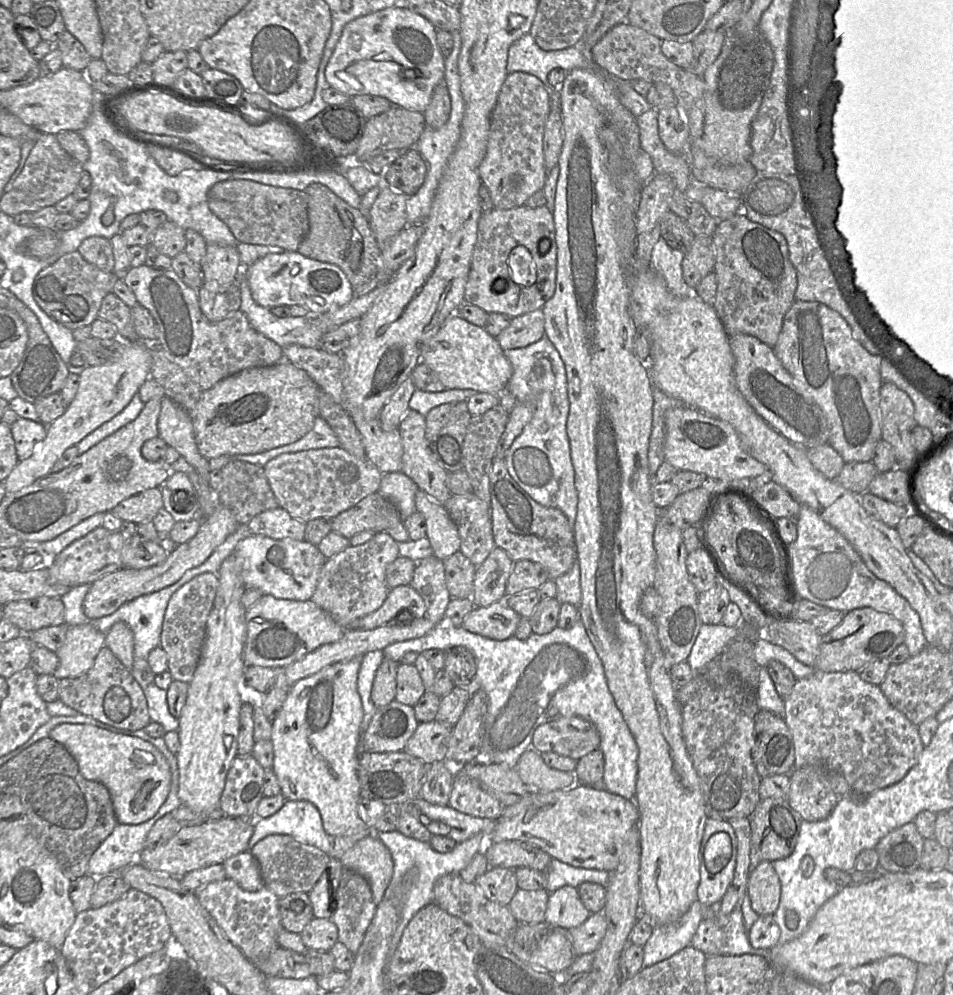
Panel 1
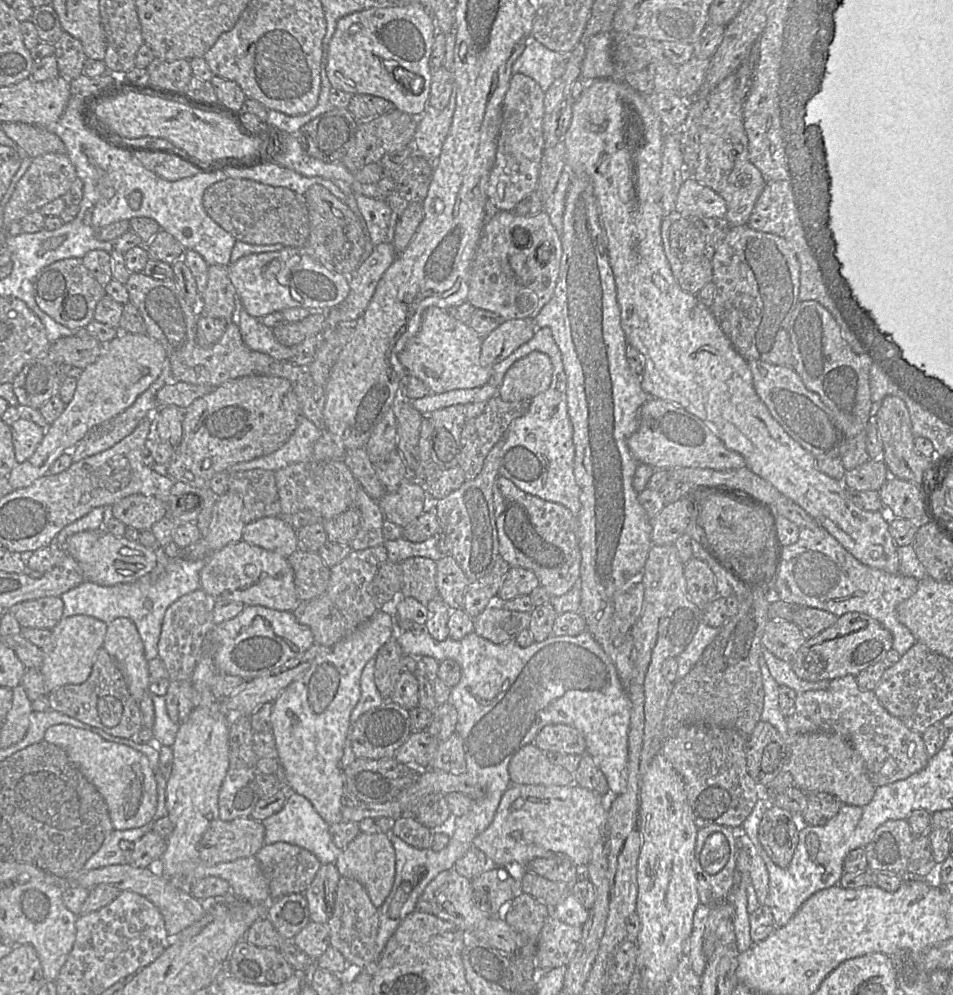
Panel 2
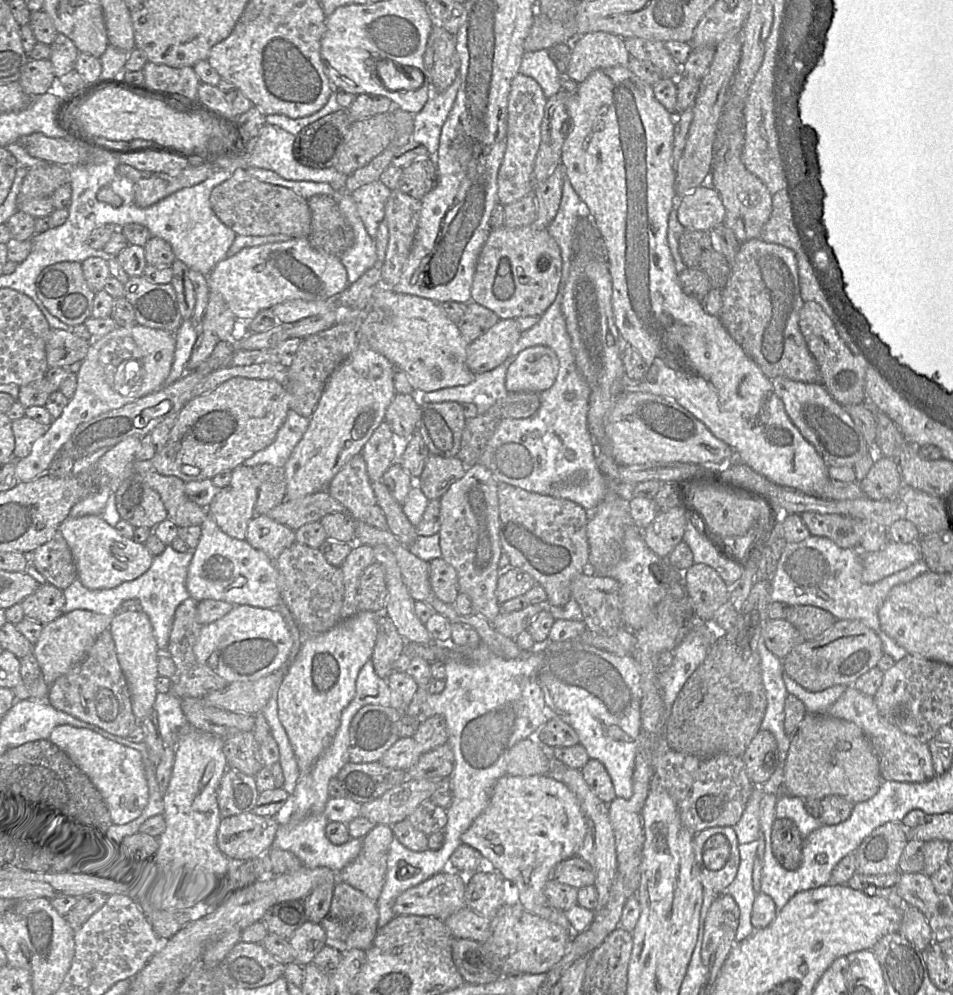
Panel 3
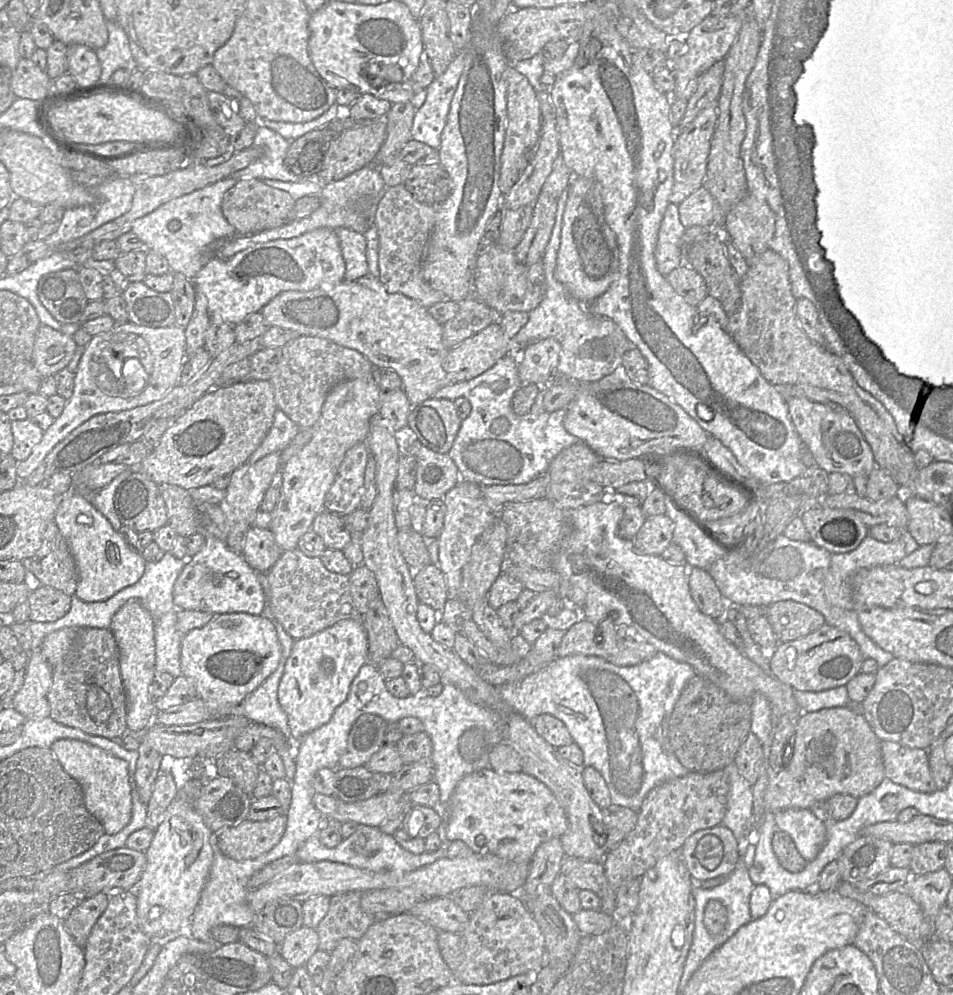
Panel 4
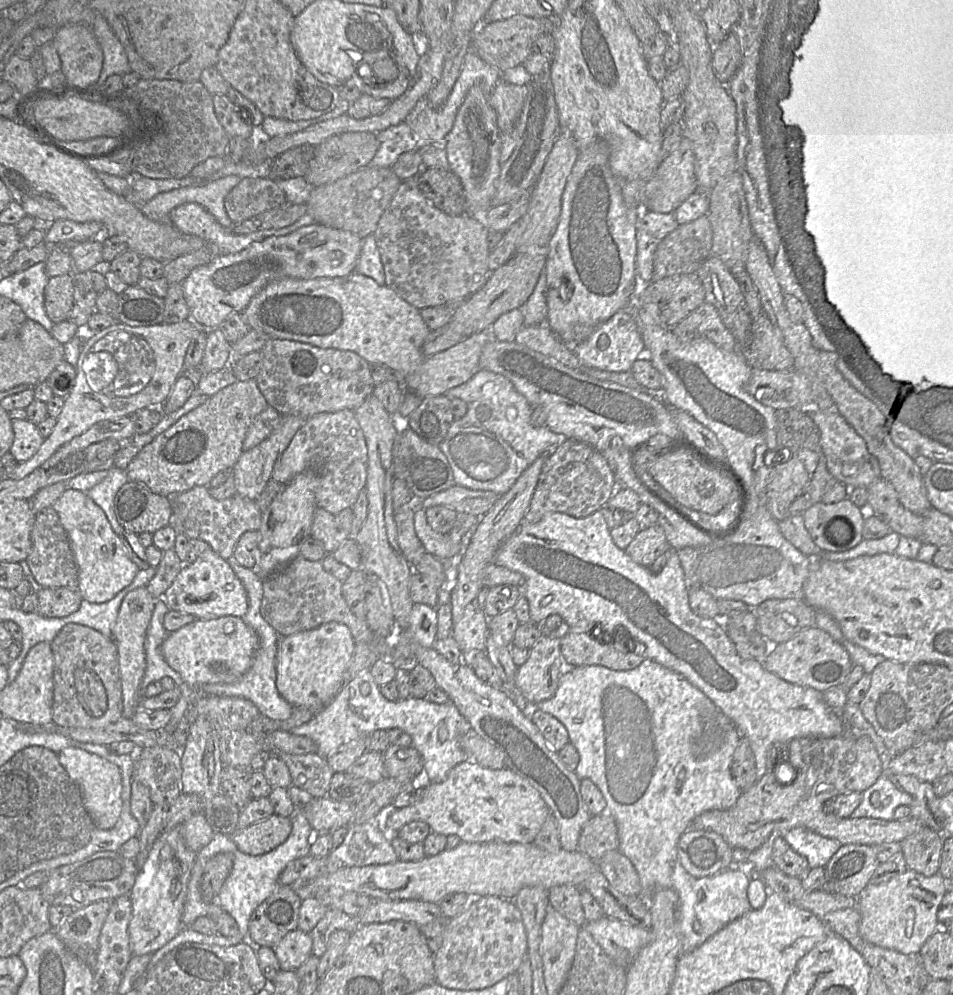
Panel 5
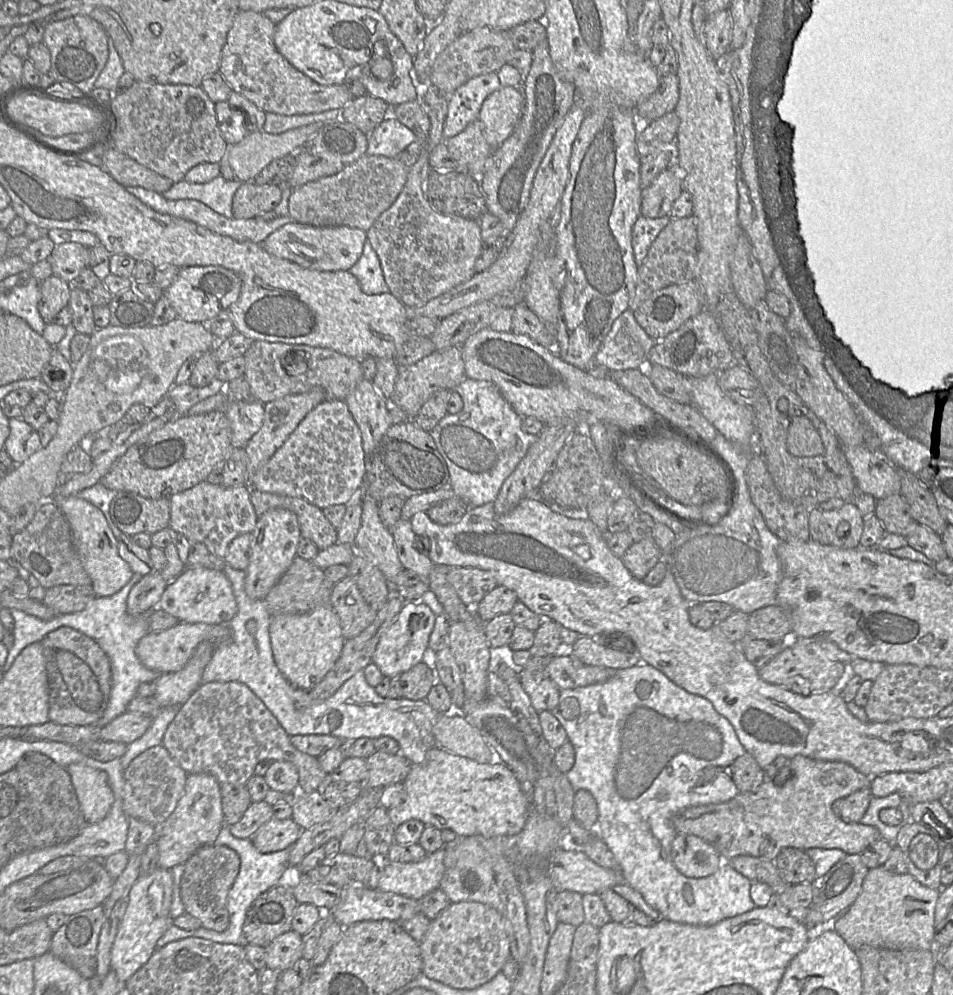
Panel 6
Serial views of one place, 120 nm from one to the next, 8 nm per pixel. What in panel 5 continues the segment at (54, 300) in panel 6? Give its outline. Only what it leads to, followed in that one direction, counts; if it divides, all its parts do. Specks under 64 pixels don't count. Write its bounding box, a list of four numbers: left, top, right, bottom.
[44,273,74,320]

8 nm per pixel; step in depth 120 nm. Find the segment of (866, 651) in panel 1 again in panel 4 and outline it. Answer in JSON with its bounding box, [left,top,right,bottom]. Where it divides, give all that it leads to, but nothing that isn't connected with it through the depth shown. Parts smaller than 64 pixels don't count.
[768,624,864,692]

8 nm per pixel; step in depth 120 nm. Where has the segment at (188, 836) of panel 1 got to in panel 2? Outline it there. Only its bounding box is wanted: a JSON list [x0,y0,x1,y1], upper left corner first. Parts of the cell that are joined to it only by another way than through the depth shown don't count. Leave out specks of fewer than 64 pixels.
[199,816,265,865]

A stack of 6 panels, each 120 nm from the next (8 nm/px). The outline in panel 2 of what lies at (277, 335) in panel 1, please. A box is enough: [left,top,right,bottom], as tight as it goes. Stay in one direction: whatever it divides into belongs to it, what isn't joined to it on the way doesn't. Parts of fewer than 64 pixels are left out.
[236,308,292,361]

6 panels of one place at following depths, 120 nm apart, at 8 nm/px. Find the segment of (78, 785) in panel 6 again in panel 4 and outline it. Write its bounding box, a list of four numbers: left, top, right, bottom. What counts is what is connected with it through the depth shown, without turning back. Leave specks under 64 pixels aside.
[51,739,132,835]

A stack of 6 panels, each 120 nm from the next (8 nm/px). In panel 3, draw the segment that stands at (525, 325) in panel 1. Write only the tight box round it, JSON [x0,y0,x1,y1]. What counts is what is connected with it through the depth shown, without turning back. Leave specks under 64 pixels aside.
[468,319,521,375]

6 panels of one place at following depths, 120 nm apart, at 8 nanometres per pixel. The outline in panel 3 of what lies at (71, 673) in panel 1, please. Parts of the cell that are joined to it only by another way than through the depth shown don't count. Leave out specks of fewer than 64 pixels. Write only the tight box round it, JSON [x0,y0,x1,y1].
[33,610,112,685]

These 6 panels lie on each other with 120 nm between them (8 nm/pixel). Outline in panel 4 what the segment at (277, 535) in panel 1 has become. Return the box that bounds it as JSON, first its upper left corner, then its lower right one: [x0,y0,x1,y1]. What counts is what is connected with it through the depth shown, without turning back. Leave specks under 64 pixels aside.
[241,526,282,573]

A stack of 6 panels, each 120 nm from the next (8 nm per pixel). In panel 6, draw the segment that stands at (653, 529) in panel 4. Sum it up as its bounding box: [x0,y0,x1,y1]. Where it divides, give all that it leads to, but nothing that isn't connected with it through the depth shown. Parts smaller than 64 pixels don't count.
[622,538,662,580]

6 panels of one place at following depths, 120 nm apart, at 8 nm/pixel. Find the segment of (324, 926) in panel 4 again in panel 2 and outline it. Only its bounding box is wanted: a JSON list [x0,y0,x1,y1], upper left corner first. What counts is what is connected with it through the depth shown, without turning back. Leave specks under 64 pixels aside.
[327,877,379,975]

